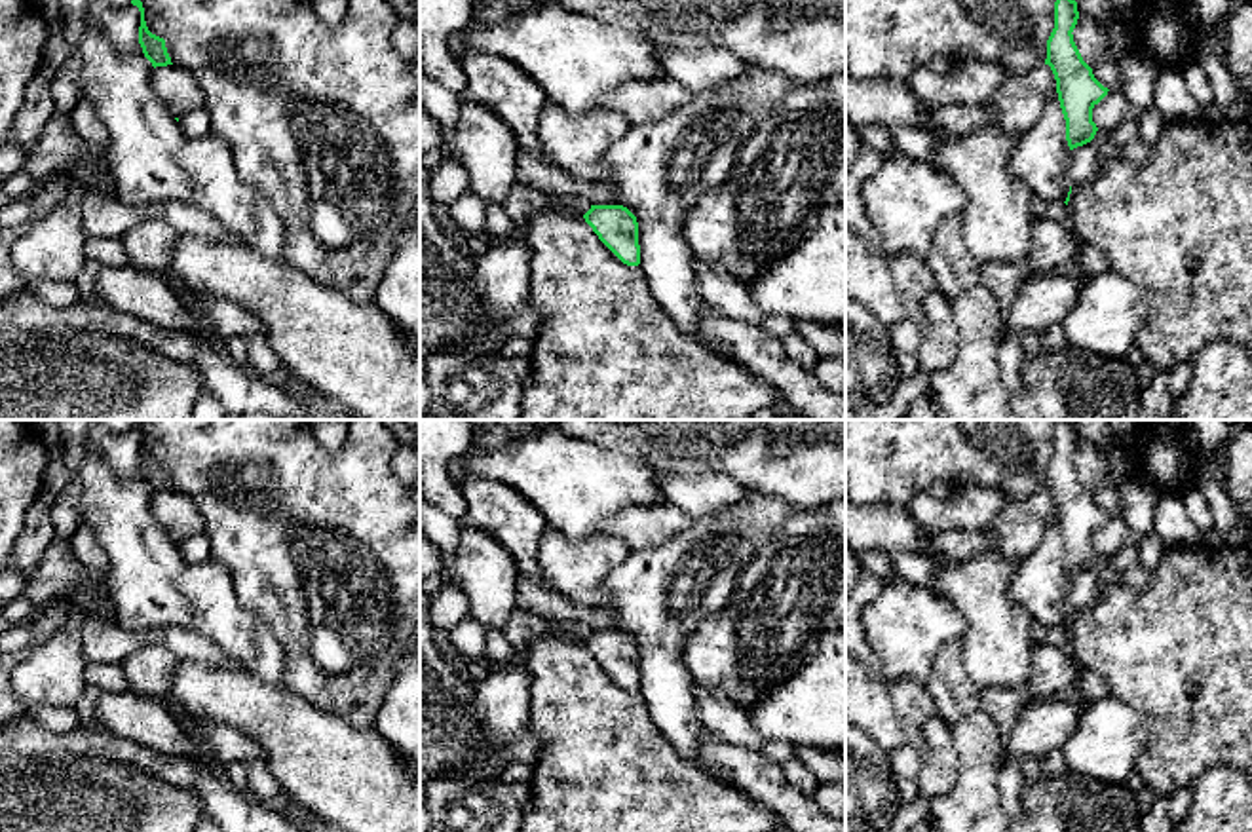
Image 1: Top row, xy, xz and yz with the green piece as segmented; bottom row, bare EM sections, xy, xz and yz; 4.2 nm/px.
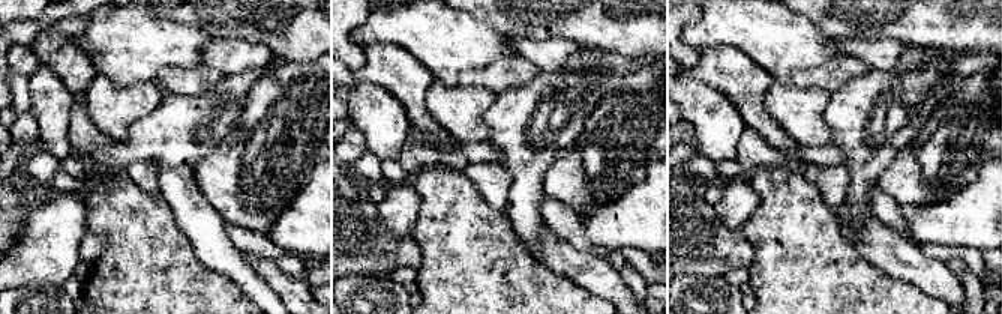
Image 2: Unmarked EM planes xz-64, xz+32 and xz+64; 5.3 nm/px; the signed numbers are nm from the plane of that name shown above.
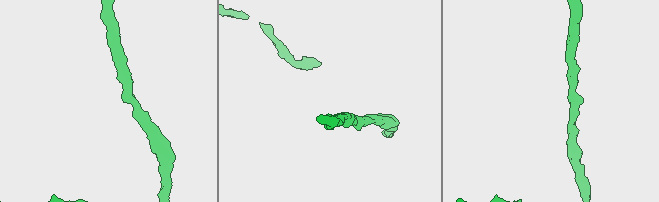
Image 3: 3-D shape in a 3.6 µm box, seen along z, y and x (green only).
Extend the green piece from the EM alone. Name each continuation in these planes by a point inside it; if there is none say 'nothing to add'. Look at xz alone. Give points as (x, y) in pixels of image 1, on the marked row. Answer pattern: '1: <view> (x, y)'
nothing to add

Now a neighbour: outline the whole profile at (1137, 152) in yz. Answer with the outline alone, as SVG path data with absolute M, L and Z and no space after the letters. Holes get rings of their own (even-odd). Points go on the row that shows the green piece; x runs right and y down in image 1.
M1136 137L1125 144L1121 154L1134 165L1146 165L1151 158L1151 148Z

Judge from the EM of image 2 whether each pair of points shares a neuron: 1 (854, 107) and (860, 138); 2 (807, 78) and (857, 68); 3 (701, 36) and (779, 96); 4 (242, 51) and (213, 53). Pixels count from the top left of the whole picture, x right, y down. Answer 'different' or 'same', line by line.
1: same
2: same
3: different
4: same

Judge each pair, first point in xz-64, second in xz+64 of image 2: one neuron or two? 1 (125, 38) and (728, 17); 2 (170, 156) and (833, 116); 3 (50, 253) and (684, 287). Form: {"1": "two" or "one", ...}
{"1": "one", "2": "one", "3": "two"}

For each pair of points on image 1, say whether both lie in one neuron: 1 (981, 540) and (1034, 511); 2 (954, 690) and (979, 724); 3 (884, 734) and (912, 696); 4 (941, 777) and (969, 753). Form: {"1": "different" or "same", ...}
{"1": "same", "2": "different", "3": "different", "4": "different"}

